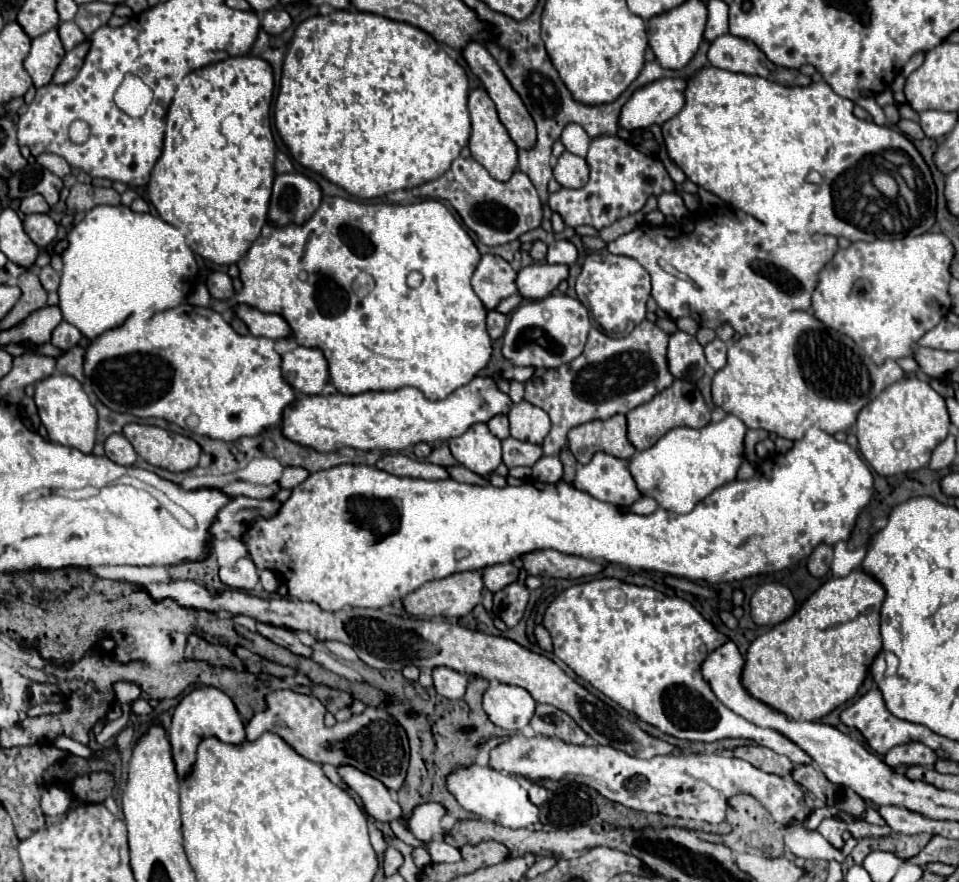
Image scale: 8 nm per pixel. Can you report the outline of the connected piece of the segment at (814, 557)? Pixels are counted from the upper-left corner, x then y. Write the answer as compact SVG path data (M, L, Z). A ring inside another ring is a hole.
M819 544L819 548L815 548L815 552L809 556L807 568L809 568L809 572L813 576L821 578L821 576L825 576L829 572L831 562L833 562L833 546Z

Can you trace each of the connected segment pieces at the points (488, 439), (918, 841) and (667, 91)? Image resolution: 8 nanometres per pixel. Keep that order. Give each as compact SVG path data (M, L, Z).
M473 424L467 432L449 440L449 448L459 464L487 476L501 464L501 440L493 436L487 424Z
M891 834L891 836L883 836L883 838L863 838L853 848L851 858L855 860L855 864L863 864L867 852L885 850L885 852L895 852L895 856L907 860L911 856L917 856L923 850L923 846L929 844L931 838L933 838L931 834L915 834L915 836Z
M663 78L647 84L647 88L637 88L619 114L619 126L629 132L661 126L683 108L683 90L685 80L679 78Z

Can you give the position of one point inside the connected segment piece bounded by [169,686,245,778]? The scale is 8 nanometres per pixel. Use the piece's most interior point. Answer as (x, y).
(207, 711)

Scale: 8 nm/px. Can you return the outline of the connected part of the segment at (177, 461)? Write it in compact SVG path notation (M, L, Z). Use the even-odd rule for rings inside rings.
M127 424L123 434L149 464L169 472L185 472L199 464L199 444L193 438L143 424Z

